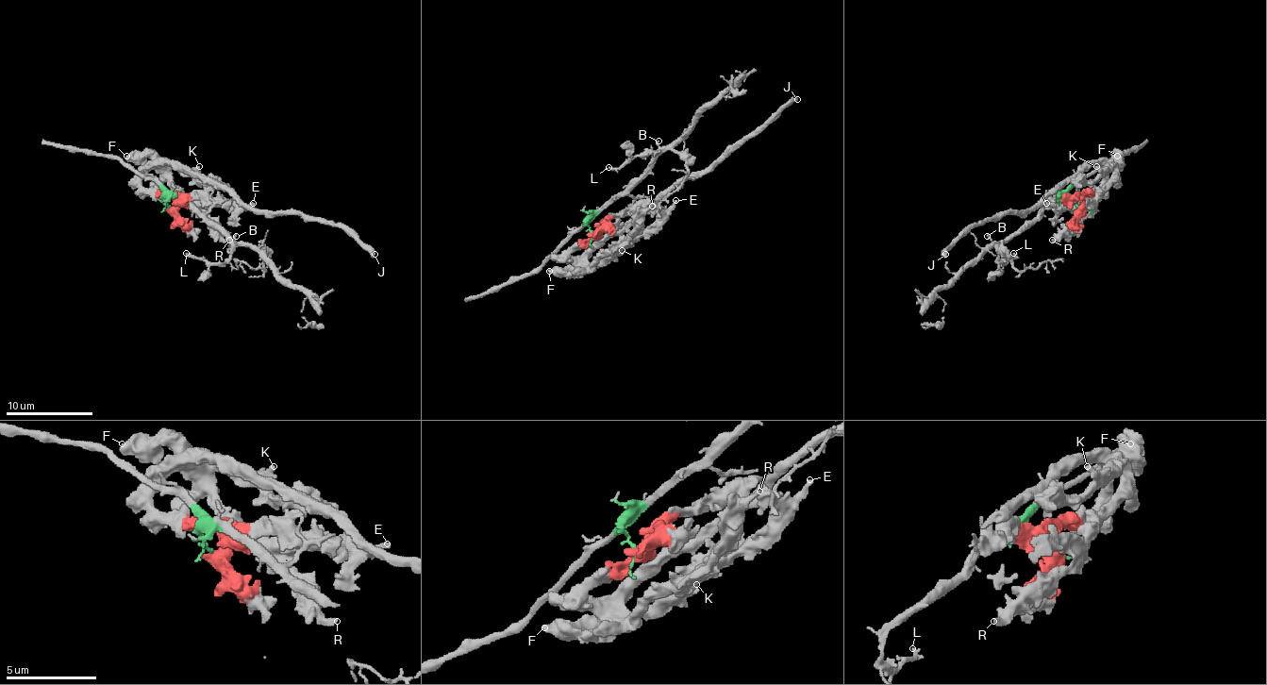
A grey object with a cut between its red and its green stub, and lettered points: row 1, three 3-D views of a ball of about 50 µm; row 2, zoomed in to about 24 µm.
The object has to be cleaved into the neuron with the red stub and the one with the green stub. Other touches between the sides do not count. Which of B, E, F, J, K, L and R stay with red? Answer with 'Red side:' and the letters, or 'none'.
Red side: E, F, J, K, R

